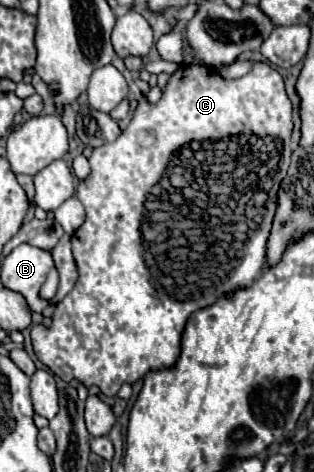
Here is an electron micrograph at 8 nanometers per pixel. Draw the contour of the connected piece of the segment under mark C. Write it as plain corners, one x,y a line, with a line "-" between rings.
254,62
252,70
246,76
230,82
220,78
214,68
182,64
170,76
166,90
156,106
150,106
144,98
136,108
132,122
128,124
128,128
124,128
122,136
118,136
114,142
106,142
104,146
92,150
92,156
88,158
92,172
86,180
80,180
76,188
76,196
86,208
86,220
72,236
72,254
80,278
72,292
56,304
52,326
32,326
34,354
44,366
48,366
64,382
78,380
86,388
98,386
104,396
116,396
122,384
134,384
140,378
144,378
146,372
150,372
150,368
166,368
166,364
174,364
174,360
178,360
178,340
182,340
182,328
186,328
190,312
198,312
198,308
214,304
218,296
226,296
226,292
234,292
234,288
246,288
246,284
254,284
266,260
266,240
276,210
276,192
290,164
290,110
292,104
284,92
282,76
264,62

